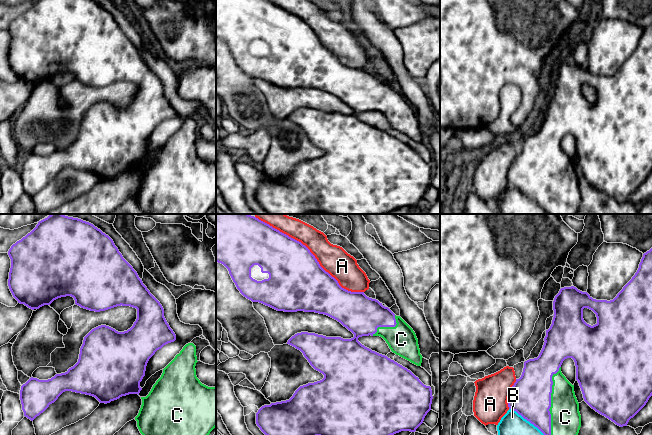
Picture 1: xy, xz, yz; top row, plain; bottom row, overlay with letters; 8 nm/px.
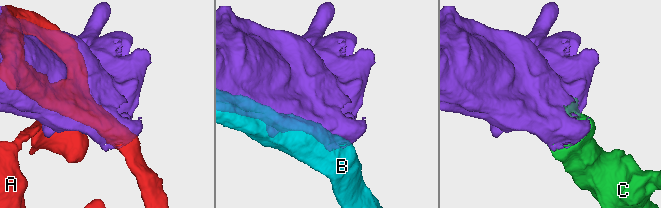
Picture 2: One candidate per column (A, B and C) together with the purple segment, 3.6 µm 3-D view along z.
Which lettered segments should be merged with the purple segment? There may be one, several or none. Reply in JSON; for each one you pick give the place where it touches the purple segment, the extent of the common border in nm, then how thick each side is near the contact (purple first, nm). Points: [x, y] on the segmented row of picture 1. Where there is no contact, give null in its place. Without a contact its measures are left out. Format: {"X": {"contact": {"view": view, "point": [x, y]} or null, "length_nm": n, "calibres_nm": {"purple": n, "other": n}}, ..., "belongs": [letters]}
{"C": {"contact": {"view": "yz", "point": [550, 400]}, "length_nm": 550, "calibres_nm": {"purple": 340, "other": 240}}, "belongs": ["C"]}

